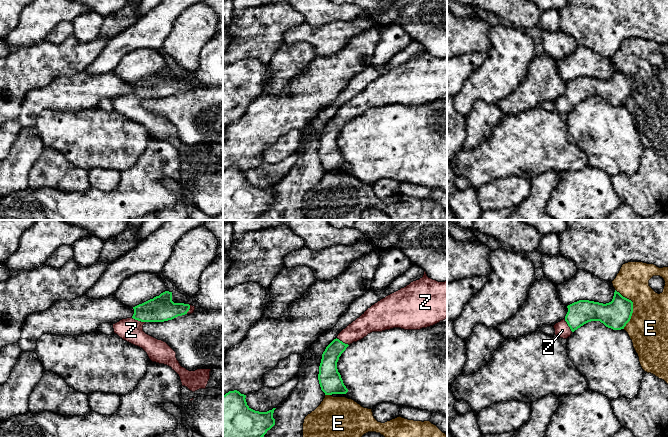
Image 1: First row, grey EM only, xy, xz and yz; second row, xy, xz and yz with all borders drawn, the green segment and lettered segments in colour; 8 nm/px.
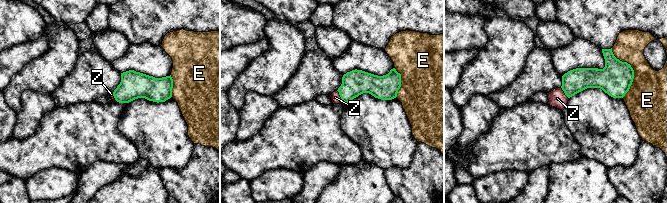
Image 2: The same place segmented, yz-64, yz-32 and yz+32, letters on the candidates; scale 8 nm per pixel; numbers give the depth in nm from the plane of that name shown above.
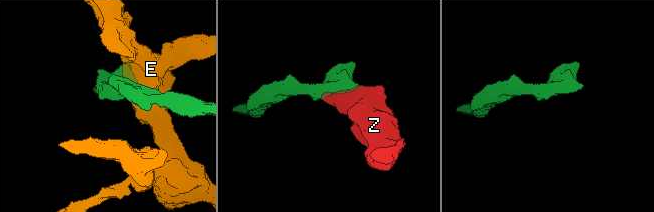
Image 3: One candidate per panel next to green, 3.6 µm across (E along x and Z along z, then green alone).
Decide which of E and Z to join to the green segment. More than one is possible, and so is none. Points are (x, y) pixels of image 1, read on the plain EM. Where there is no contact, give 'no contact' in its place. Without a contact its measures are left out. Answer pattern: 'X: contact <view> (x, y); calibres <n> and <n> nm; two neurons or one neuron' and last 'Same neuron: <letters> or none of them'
E: contact yz (632, 83); calibres 220 and 320 nm; two neurons
Z: contact xy (139, 96); calibres 220 and 190 nm; one neuron
Same neuron: Z

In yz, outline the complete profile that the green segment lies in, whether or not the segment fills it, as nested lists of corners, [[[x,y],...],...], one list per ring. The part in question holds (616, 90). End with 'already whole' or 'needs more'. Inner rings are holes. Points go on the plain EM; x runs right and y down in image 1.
[[[615,66],[609,79],[579,76],[567,84],[565,94],[553,102],[555,111],[563,115],[567,115],[575,106],[591,97],[600,97],[613,106],[624,105],[631,95],[633,78]]]; needs more

